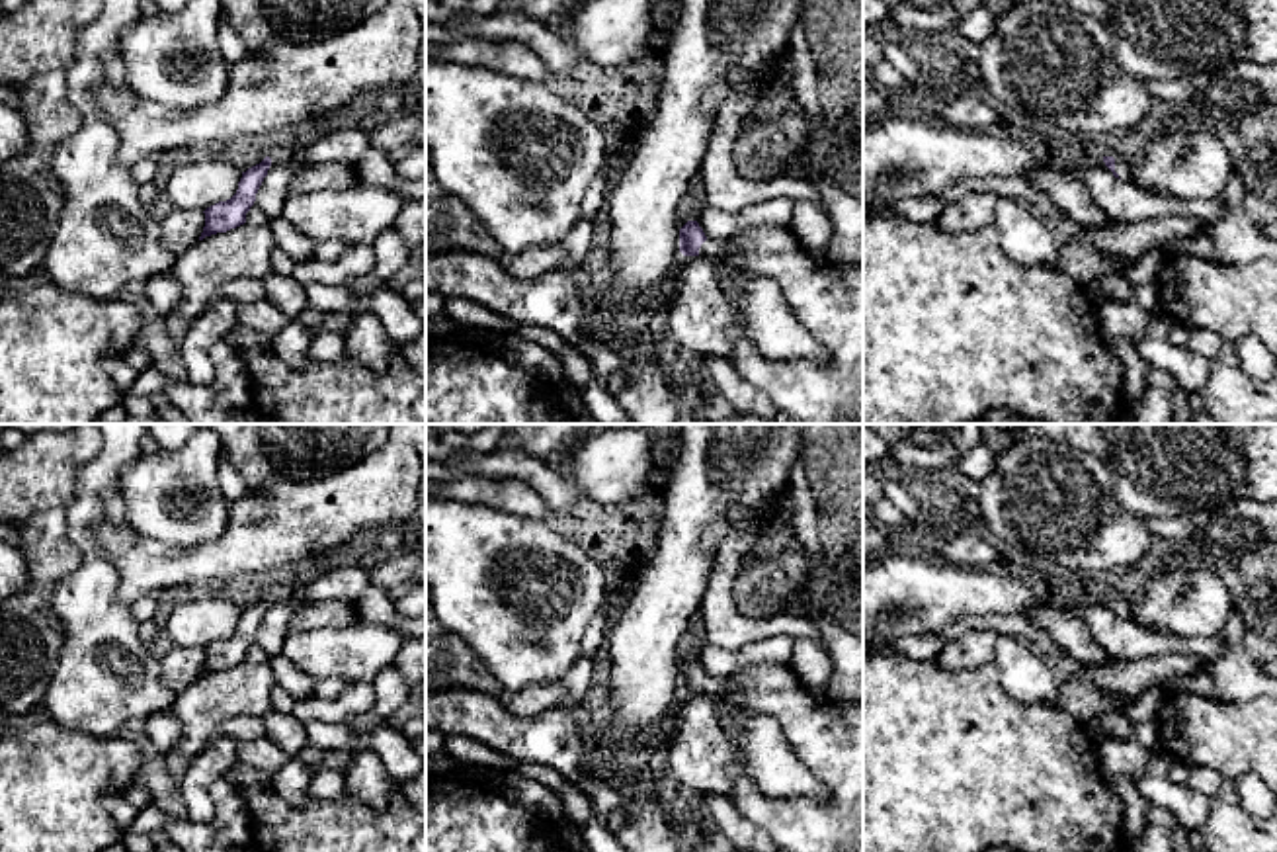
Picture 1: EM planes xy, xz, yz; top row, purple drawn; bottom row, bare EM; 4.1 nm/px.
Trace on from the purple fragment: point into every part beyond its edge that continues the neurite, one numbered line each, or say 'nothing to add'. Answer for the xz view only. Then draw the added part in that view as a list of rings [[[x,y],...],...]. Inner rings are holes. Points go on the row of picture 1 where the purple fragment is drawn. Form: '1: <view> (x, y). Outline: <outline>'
1: xz (711, 247). Outline: [[[707,238],[699,248],[699,256],[709,258],[721,258],[726,252],[728,252],[728,238]]]

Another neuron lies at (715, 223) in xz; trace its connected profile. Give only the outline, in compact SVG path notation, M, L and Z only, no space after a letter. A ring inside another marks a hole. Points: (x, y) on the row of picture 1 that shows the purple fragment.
M775 197L756 203L738 213L724 213L717 207L705 207L697 217L699 227L707 238L730 238L746 229L777 225L789 227L795 201L789 197Z

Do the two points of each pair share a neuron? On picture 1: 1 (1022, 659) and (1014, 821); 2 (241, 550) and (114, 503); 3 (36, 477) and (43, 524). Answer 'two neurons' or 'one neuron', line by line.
1: two neurons
2: two neurons
3: two neurons

